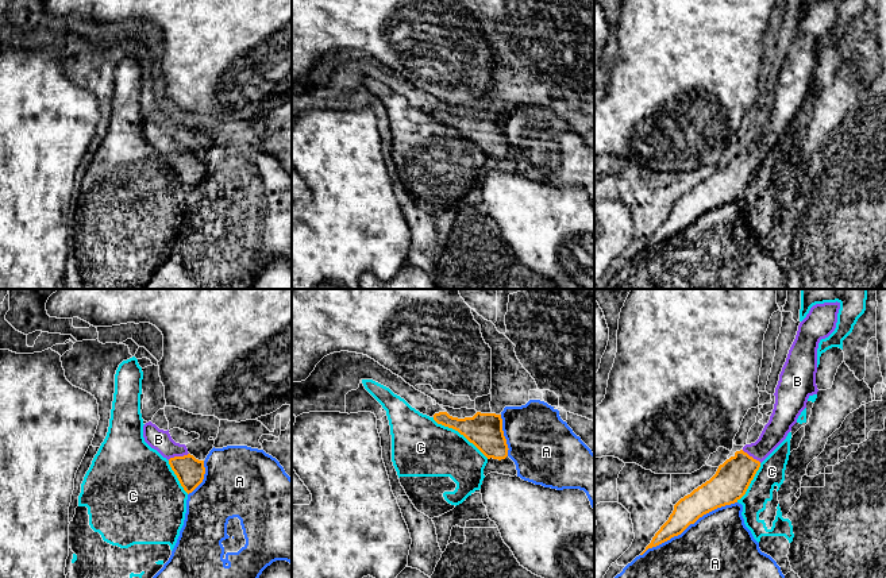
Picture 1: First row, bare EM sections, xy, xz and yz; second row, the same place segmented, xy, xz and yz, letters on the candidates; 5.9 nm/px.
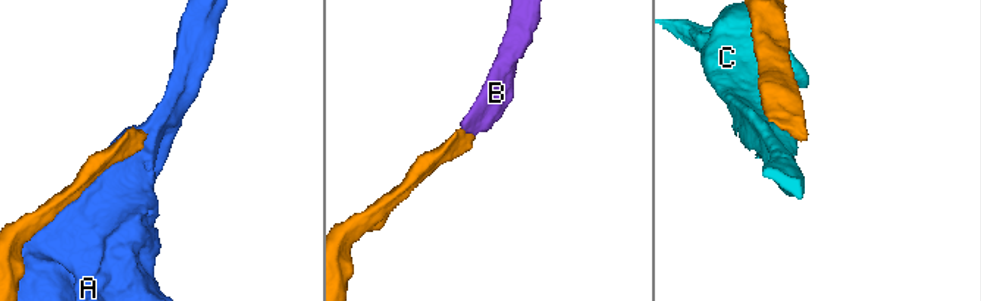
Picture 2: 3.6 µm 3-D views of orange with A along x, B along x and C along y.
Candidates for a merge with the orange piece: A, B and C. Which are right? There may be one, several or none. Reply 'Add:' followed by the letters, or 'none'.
Add: B

